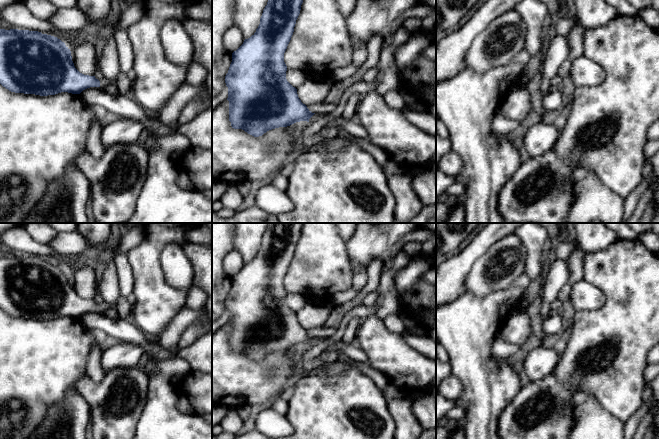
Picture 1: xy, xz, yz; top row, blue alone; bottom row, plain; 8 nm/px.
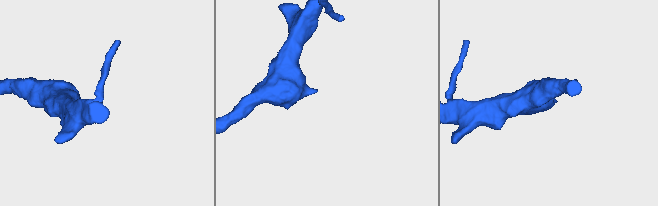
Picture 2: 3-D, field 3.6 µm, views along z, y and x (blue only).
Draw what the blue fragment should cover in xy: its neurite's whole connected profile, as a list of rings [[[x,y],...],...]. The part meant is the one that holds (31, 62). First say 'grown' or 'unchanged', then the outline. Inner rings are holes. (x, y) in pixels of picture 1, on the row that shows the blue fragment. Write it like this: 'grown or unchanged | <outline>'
grown | [[[0,29],[0,84],[11,92],[48,96],[61,92],[80,94],[87,88],[107,87],[113,83],[80,73],[74,66],[70,49],[57,37],[38,31]]]

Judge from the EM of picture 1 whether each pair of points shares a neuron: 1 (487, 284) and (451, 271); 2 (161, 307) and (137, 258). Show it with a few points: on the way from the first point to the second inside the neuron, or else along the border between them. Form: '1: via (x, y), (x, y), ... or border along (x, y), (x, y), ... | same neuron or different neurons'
1: border along (480, 257), (472, 266), (462, 291) | different neurons
2: via (153, 295), (150, 289), (147, 270) | same neuron

